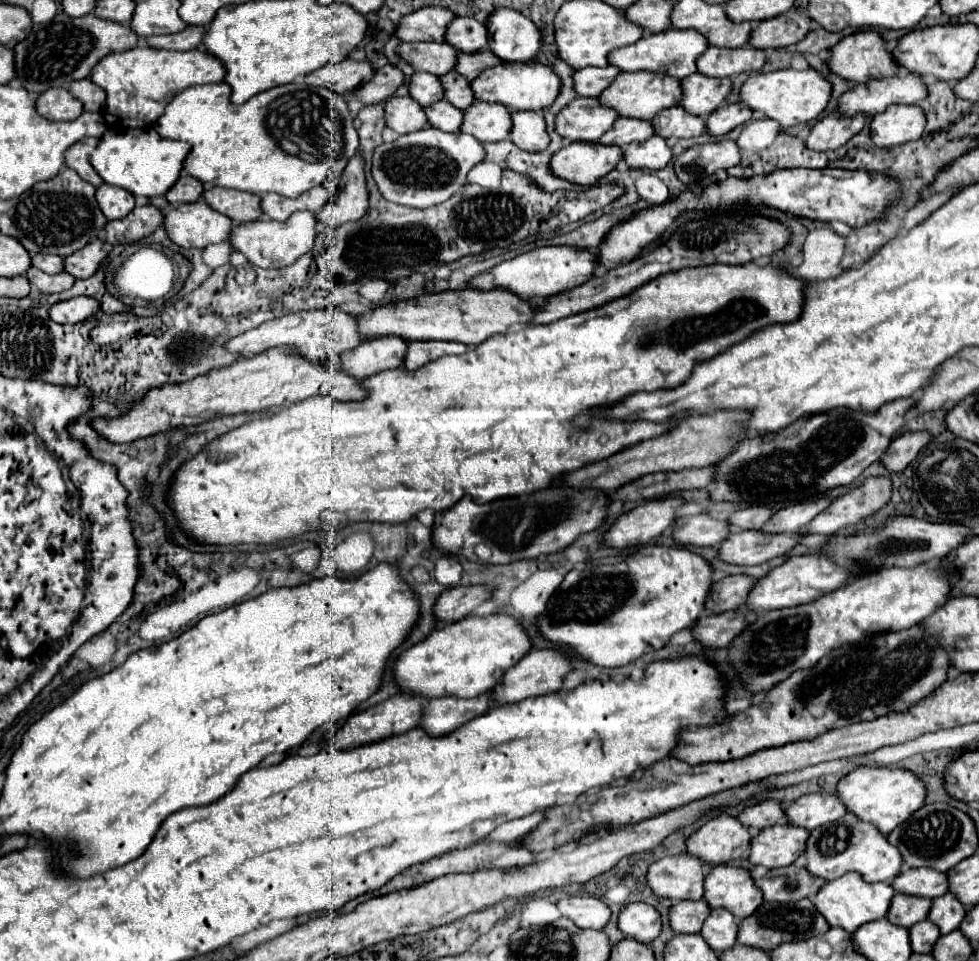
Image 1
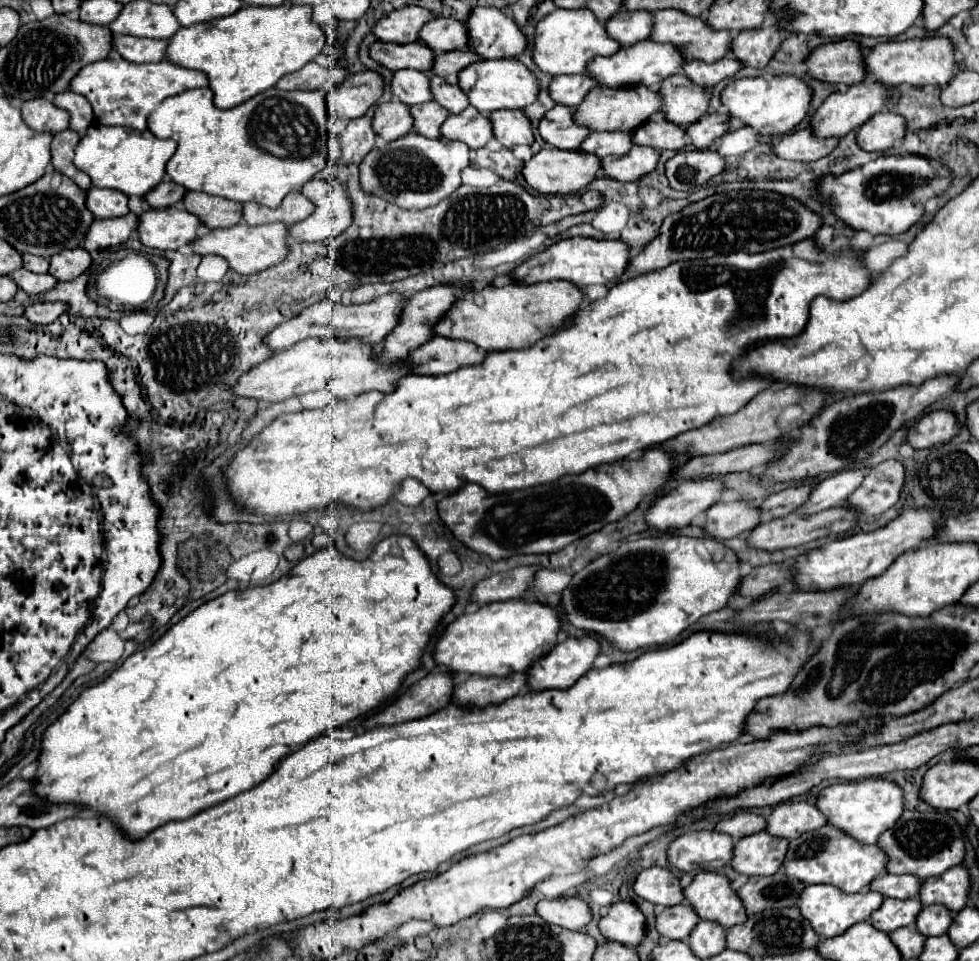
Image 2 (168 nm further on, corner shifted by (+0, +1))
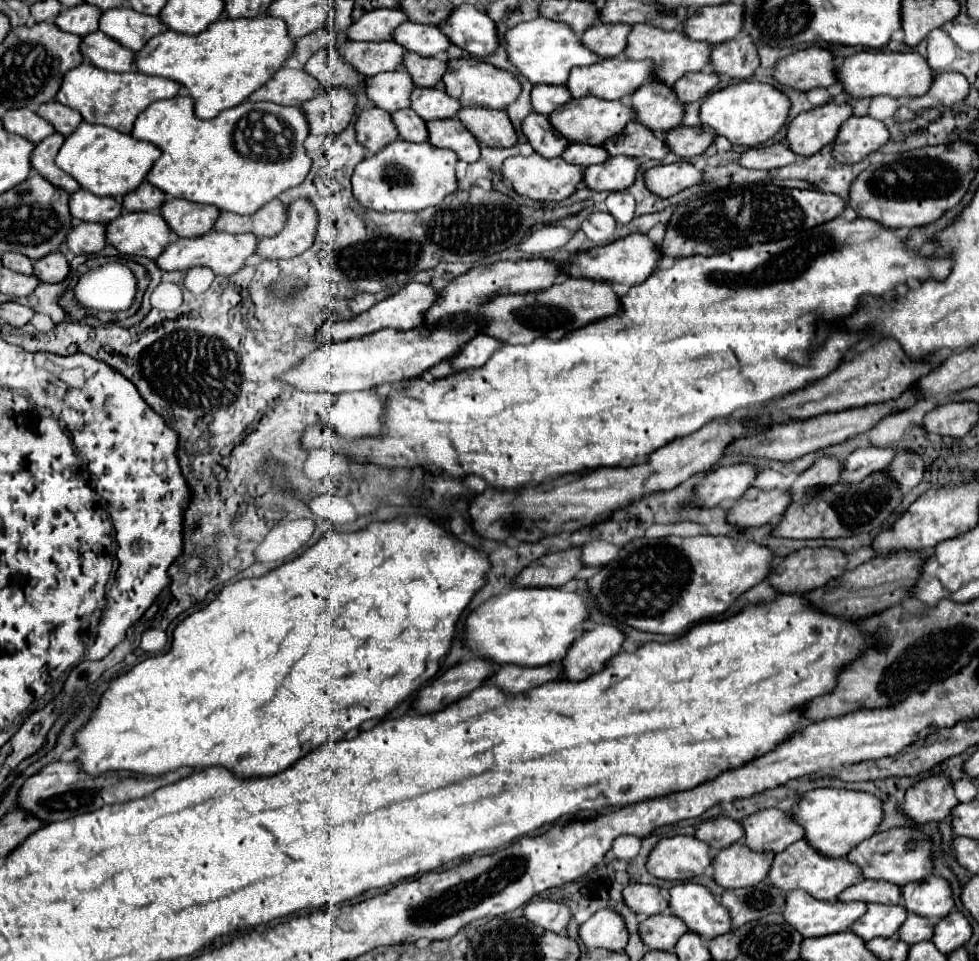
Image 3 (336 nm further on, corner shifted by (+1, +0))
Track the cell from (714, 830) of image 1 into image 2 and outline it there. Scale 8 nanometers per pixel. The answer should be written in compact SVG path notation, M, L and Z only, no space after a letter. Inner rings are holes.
M714 830L686 832L674 838L666 850L670 868L678 872L716 872L732 858L734 840Z

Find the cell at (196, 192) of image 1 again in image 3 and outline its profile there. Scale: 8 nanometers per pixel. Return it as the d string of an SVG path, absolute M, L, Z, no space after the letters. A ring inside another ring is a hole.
M149 181L141 183L139 189L123 197L123 209L127 211L153 211L159 209L161 203L165 203L165 193L161 193L161 189L153 187Z

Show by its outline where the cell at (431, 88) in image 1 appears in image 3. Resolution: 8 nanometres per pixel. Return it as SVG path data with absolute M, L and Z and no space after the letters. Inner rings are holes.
M405 69L379 73L367 79L367 95L377 107L393 113L409 107L409 95L415 89L411 81Z

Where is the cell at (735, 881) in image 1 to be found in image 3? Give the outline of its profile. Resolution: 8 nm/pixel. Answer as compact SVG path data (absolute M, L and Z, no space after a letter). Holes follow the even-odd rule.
M677 883L669 889L669 905L673 915L681 917L689 931L699 933L703 939L711 941L733 929L729 911L721 907L719 899L699 883Z

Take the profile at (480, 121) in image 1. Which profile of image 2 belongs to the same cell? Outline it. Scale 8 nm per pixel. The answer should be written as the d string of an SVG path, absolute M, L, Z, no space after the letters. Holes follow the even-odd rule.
M468 106L460 114L450 114L440 130L444 138L460 140L468 144L470 150L478 150L486 146L486 142L492 138L490 120L482 116L478 110L474 110L474 106Z

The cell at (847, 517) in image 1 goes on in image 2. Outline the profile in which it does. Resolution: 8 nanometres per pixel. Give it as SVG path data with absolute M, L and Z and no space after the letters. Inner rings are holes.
M886 460L874 466L864 482L850 494L848 504L856 506L856 512L864 518L878 516L898 502L904 486L904 466L898 460Z

